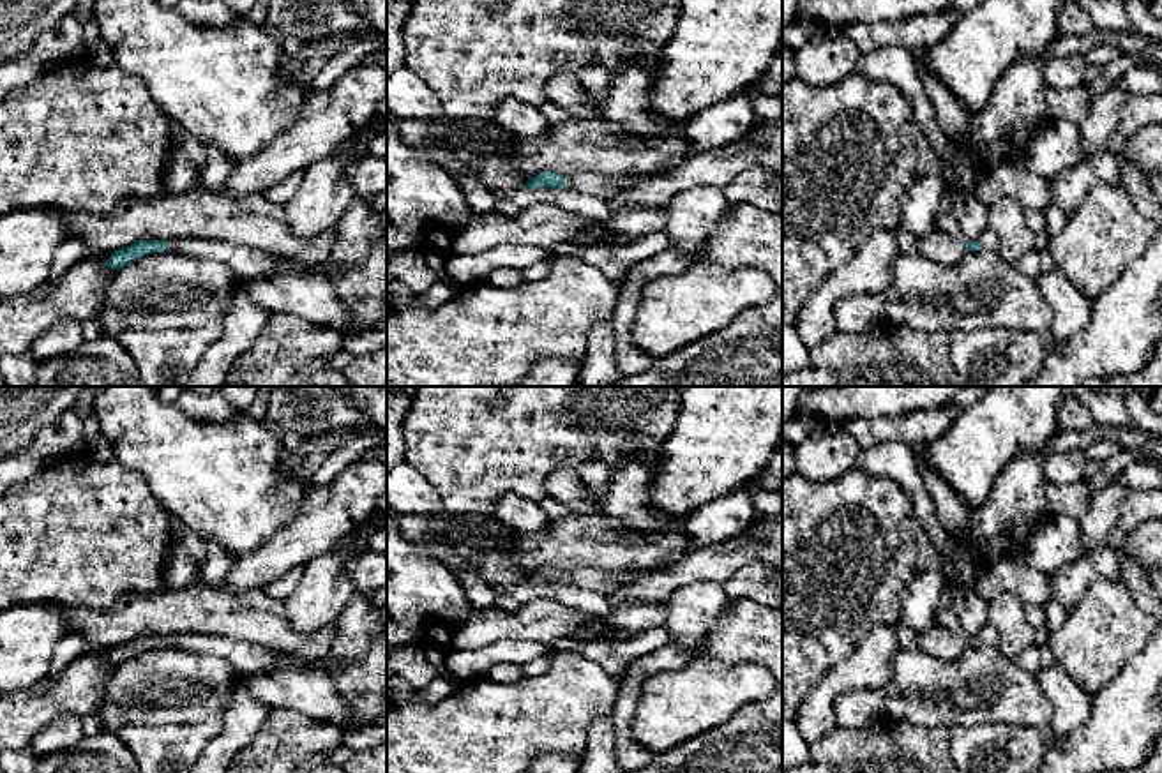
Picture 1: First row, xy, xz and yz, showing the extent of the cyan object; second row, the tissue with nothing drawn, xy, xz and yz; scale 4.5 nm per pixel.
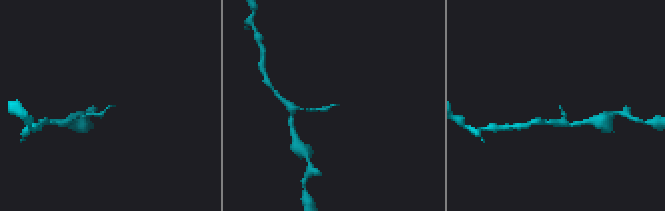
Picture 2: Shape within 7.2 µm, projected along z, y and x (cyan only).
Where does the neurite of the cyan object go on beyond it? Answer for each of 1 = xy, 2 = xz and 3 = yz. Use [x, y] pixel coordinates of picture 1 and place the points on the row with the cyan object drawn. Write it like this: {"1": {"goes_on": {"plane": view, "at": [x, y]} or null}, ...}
{"1": {"goes_on": {"plane": "xy", "at": [244, 262]}}, "2": {"goes_on": {"plane": "xz", "at": [596, 184]}}, "3": {"goes_on": null}}

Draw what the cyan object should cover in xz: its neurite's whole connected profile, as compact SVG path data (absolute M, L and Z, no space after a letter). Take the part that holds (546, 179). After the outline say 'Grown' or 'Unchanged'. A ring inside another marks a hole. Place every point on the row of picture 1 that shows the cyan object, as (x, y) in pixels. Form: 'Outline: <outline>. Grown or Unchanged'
Outline: M542 171L528 180L524 189L570 189L577 191L581 194L592 194L592 196L609 196L616 191L622 191L629 185L630 178L634 175L623 175L623 176L611 176L611 175L600 175L600 173L577 173L572 176L562 176L553 171Z. Grown

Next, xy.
Outline: M184 236L177 240L140 240L125 249L113 251L106 266L120 270L136 259L164 251L178 251L196 258L208 258L226 263L237 279L249 279L279 268L286 258L272 256L263 251L233 245L223 240Z. Grown

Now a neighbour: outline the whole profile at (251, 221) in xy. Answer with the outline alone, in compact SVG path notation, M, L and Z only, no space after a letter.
M201 185L180 194L129 196L108 215L57 210L64 217L67 238L111 252L140 240L194 236L313 266L327 259L337 235L330 228L314 238L300 238L288 226L284 205L272 203L263 194L238 199L210 194Z

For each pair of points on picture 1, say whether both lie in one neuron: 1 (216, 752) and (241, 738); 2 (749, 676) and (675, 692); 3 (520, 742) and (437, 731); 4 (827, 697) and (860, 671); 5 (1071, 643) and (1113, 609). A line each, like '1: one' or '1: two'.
1: one
2: one
3: one
4: one
5: one

